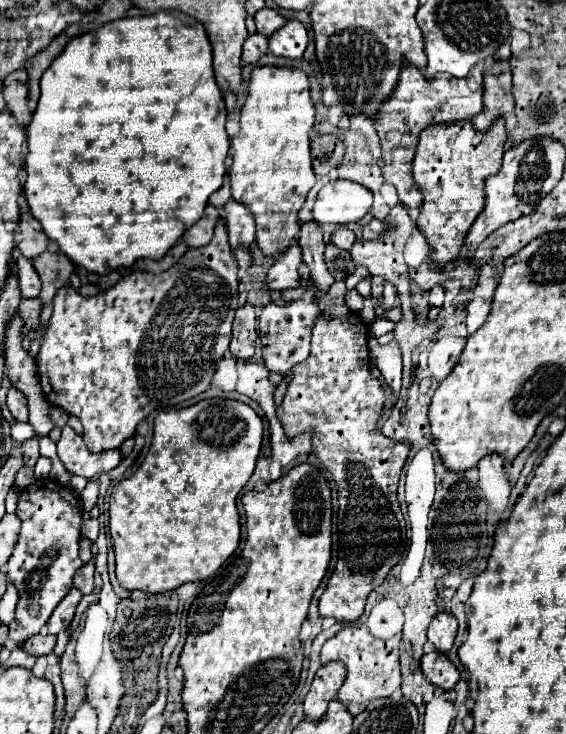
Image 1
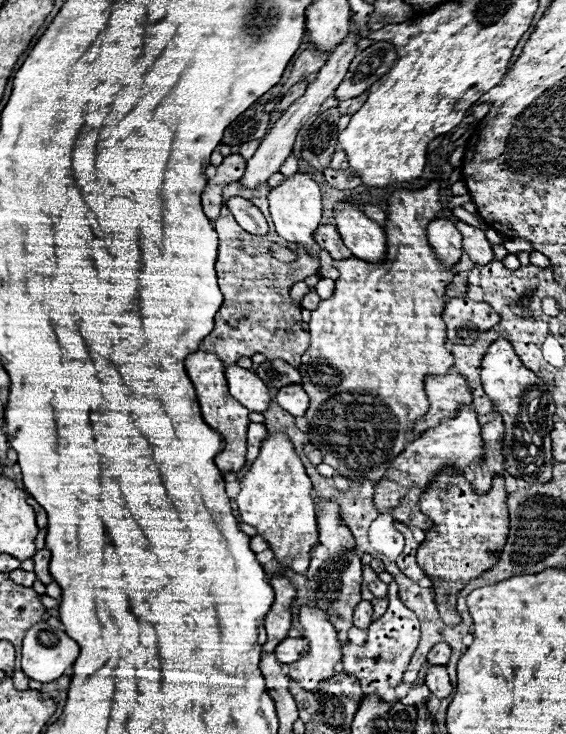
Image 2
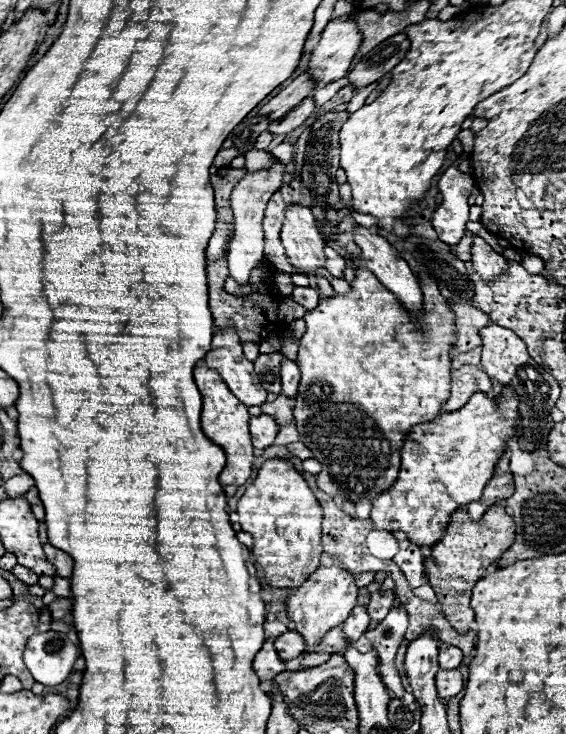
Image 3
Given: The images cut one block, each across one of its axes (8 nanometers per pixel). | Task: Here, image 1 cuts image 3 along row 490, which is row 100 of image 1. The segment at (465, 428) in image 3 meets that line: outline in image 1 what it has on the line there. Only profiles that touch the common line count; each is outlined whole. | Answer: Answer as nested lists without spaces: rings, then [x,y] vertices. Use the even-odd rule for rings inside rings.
[[[404,64],[398,84],[374,116],[374,128],[382,146],[382,160],[386,164],[384,174],[394,164],[412,164],[420,132],[434,122],[434,116],[446,110],[446,122],[466,120],[482,112],[482,70],[474,68],[468,78],[456,80],[452,76],[426,78],[416,66]]]

